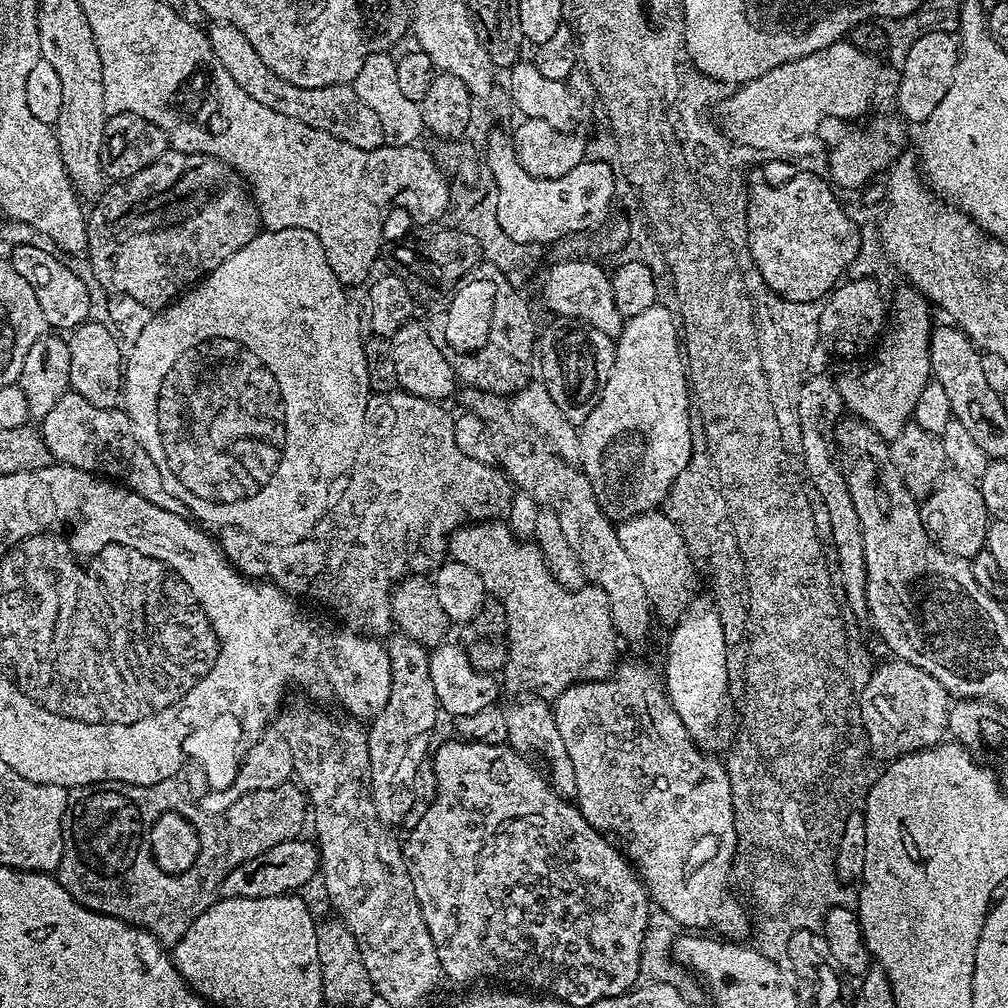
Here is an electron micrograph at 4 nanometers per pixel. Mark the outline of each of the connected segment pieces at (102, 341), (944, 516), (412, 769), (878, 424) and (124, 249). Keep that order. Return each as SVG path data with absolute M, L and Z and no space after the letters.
M89 318L71 329L67 341L70 346L69 389L99 408L117 407L122 400L126 356L123 351L120 353L122 344L116 332L107 323L99 324L95 318Z
M959 474L945 475L936 485L936 489L929 496L923 497L920 517L929 536L943 552L971 561L972 557L985 551L986 530L990 517L986 510L986 502L982 502L979 487L968 477Z
M396 634L392 641L387 641L386 647L392 675L390 698L386 698L386 706L366 728L370 750L368 777L378 818L384 824L395 826L411 814L416 804L416 779L420 776L420 767L423 764L425 767L430 756L428 735L436 724L438 705L434 684L428 677L429 649L403 634Z
M907 291L896 296L896 329L893 330L892 336L885 335L879 341L871 357L873 360L861 372L848 372L838 380L845 409L855 419L869 424L879 436L889 442L912 420L918 394L922 394L932 376L928 357L930 304L919 292Z
M175 150L164 152L162 158L158 158L158 162L154 162L150 166L146 166L146 170L134 174L128 180L105 187L104 195L95 201L93 208L96 209L87 217L88 247L86 249L86 257L88 256L89 262L92 263L93 277L91 276L91 279L93 281L96 279L106 291L112 292L113 297L129 296L153 310L159 310L171 304L185 289L203 280L209 272L215 270L222 262L226 262L226 258L230 258L230 254L242 250L242 246L246 246L246 242L250 242L256 237L262 228L256 204L252 201L252 194L248 191L248 185L245 184L243 178L231 166L224 164L218 158L207 156L204 152L178 152Z

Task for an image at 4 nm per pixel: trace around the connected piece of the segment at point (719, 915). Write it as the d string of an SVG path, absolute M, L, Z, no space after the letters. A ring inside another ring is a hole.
M628 660L625 662L617 663L616 671L612 673L611 676L608 677L607 680L586 680L583 684L572 684L567 690L561 694L561 696L557 696L554 701L554 711L556 714L556 721L558 722L558 734L562 734L562 742L566 744L566 754L570 758L571 765L574 766L574 786L576 787L576 794L574 797L574 803L584 817L586 818L586 822L590 822L590 826L594 826L598 831L607 834L609 837L615 838L622 845L622 851L625 856L628 857L632 862L633 868L636 869L636 874L639 876L640 880L644 884L644 889L648 892L651 903L658 905L662 910L666 910L666 914L670 914L670 918L674 920L676 925L678 925L681 929L684 930L708 930L708 927L717 928L719 935L721 937L727 938L729 941L736 942L740 939L744 938L744 935L747 932L750 932L750 912L747 907L743 903L739 904L738 901L735 900L734 897L728 893L728 880L730 884L730 877L733 875L733 861L736 859L736 851L737 851L737 839L736 839L736 826L735 826L735 808L732 805L732 794L731 794L731 782L730 778L727 776L727 770L725 765L715 760L712 756L707 756L704 753L705 749L701 747L701 745L697 744L695 740L693 740L692 736L686 730L686 726L682 726L682 718L678 718L678 714L672 709L672 703L668 700L668 693L664 691L664 682L659 671L656 672L651 668L648 664L643 664L640 660Z

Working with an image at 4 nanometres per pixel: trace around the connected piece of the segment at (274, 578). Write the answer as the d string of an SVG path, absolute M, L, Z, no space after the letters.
M393 390L390 392L377 392L369 395L368 405L366 406L366 418L364 419L364 437L358 450L358 458L354 462L352 471L347 477L348 485L344 488L344 493L340 496L340 501L333 503L329 511L324 513L324 517L314 526L314 530L302 542L297 544L267 544L254 534L250 534L241 528L234 526L223 526L219 529L218 543L220 551L224 553L229 564L237 572L248 578L263 578L267 583L274 584L281 588L285 594L292 598L299 598L301 601L313 600L316 604L321 604L324 608L329 608L336 616L341 616L345 620L349 629L361 634L380 634L393 623L392 619L392 590L400 581L408 576L423 576L445 563L448 550L448 541L453 532L461 527L465 521L479 522L481 520L494 520L503 517L512 504L514 495L514 485L503 471L496 464L483 464L474 462L474 458L466 458L462 450L458 450L458 442L454 442L453 417L448 416L448 412L437 401L427 400L411 396L403 390Z

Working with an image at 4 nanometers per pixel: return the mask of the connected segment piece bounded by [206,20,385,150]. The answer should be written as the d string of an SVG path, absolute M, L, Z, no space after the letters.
M211 21L206 28L208 41L218 54L218 64L221 64L254 98L254 102L262 102L262 106L270 106L270 110L278 110L278 114L286 114L286 118L298 118L298 122L306 122L306 126L314 126L318 130L326 130L326 134L334 134L334 138L342 138L342 142L350 142L350 146L358 146L358 150L374 150L385 147L382 134L382 122L378 122L378 114L358 98L352 84L335 84L321 88L294 86L286 82L286 78L278 78L262 58L258 58L258 50L246 42L246 34L238 30L238 26L230 26L230 22Z

